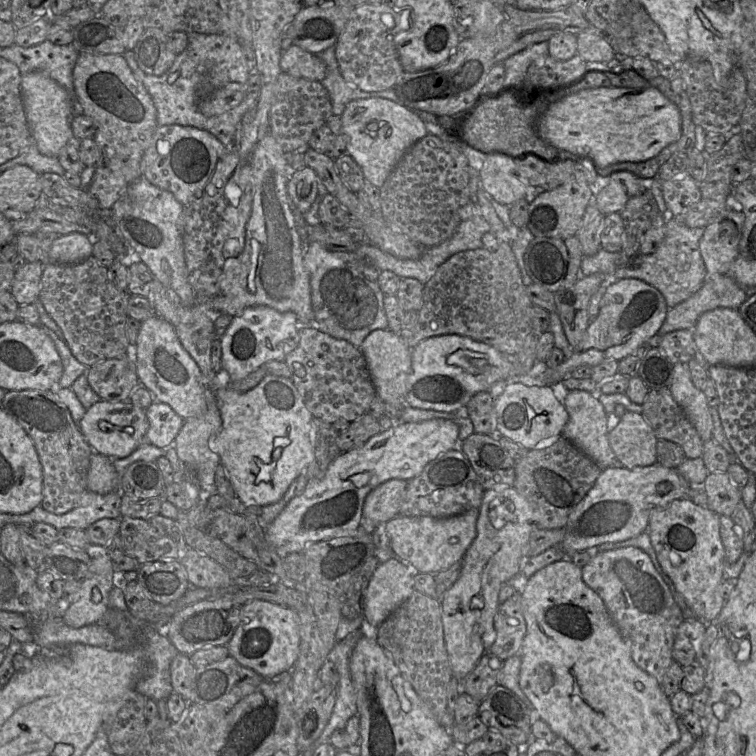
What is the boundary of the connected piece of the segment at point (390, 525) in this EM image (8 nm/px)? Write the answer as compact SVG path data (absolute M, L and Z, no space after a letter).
M469 509L461 514L434 518L432 516L397 515L384 524L390 539L391 550L397 559L409 564L419 573L436 574L462 561L476 537L479 509Z

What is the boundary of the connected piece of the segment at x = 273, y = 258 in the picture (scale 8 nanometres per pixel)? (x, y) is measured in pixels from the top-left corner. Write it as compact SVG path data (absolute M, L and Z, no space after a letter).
M268 133L249 156L253 204L246 225L242 252L224 264L219 293L209 300L216 314L237 316L252 306L268 306L279 312L293 312L301 325L314 320L310 274L305 267L304 248L297 231L288 195L288 155Z

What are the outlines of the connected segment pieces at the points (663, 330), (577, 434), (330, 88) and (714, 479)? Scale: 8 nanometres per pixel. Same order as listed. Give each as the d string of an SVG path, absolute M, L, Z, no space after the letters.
M708 274L703 286L687 300L670 308L656 338L681 329L694 329L699 317L716 308L739 307L748 299L746 288L739 285L730 274Z
M584 390L569 391L563 398L563 404L568 412L568 421L563 428L562 437L573 443L585 455L592 459L601 469L621 467L609 444L607 413L597 395Z
M336 45L329 47L318 56L326 65L326 76L321 83L329 93L334 115L342 116L346 106L357 99L385 98L400 103L393 87L383 91L365 92L347 83L336 59Z
M727 472L709 473L702 487L708 497L708 508L720 516L731 517L737 505L742 501L741 489L731 480Z

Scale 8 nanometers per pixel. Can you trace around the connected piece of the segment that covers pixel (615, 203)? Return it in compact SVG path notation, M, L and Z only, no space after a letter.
M616 170L609 175L607 185L598 188L598 191L594 195L594 203L604 215L620 212L625 208L627 202L632 197L638 195L642 191L647 190L642 189L642 179L646 178L640 178L636 174L631 173L627 170Z

